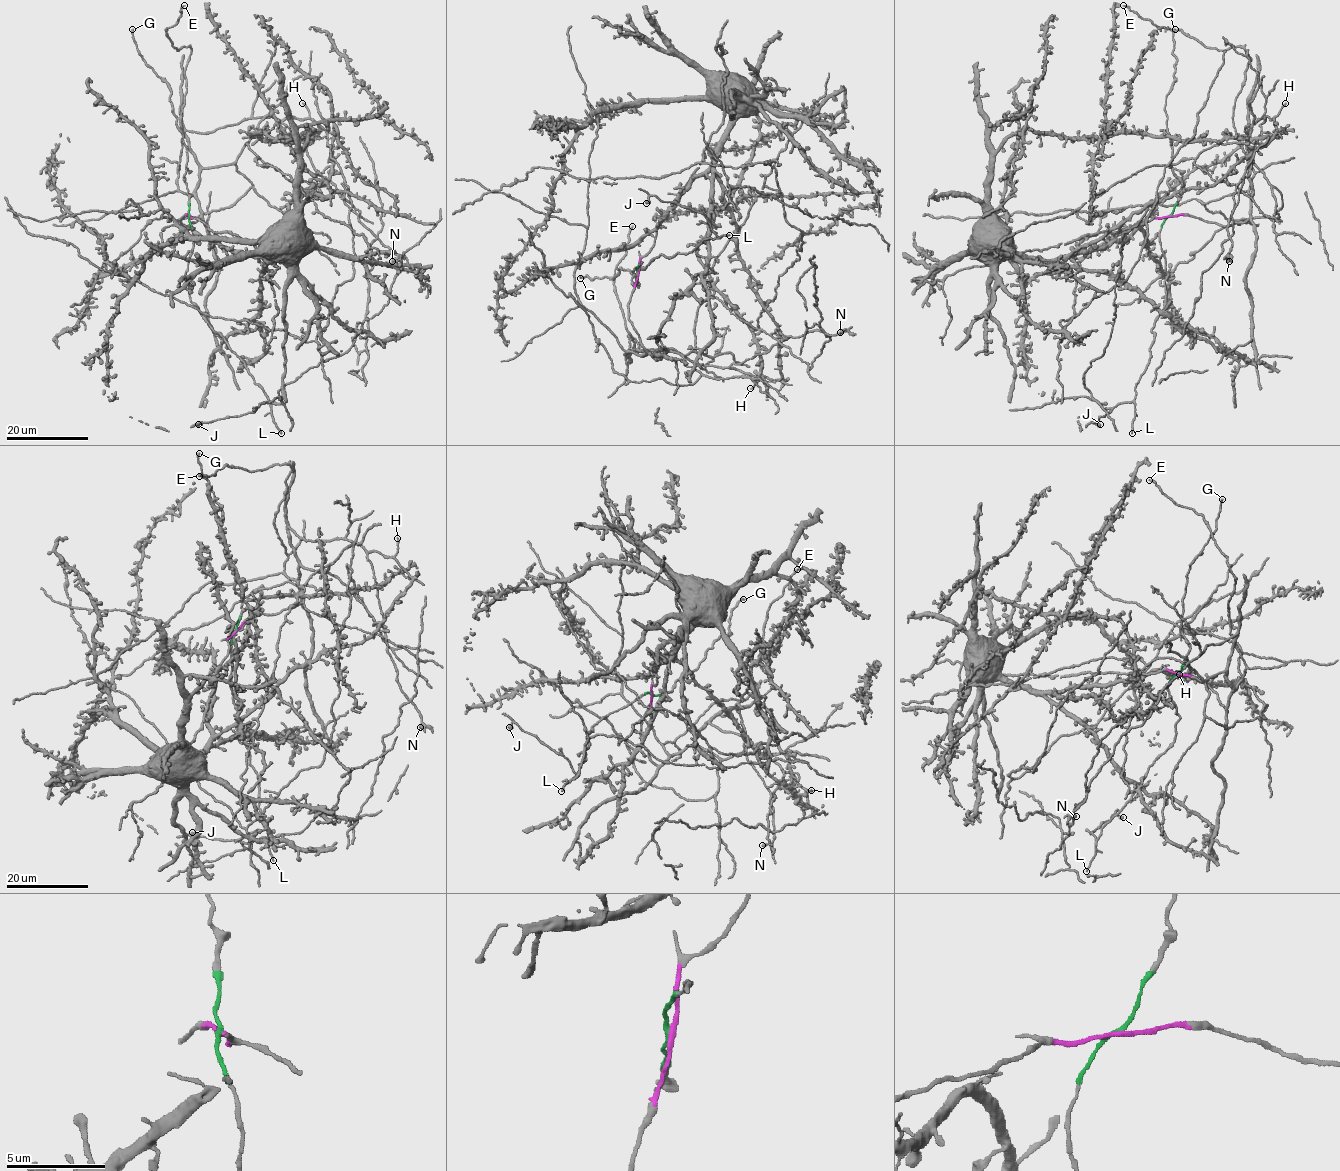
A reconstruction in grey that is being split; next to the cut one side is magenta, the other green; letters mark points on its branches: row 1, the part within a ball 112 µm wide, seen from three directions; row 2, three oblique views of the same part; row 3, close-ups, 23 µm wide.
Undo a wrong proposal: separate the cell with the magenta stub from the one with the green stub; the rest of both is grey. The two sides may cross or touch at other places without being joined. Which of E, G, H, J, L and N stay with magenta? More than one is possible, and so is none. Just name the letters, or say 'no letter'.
E, H, N

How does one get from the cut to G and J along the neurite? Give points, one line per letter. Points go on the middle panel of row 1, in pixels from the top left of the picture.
G: (638, 273), (633, 285), (631, 278), (635, 274), (620, 268), (613, 277), (580, 278)
J: (638, 273), (642, 262), (633, 271), (661, 254), (691, 252), (716, 236), (701, 212), (653, 195), (646, 203)

